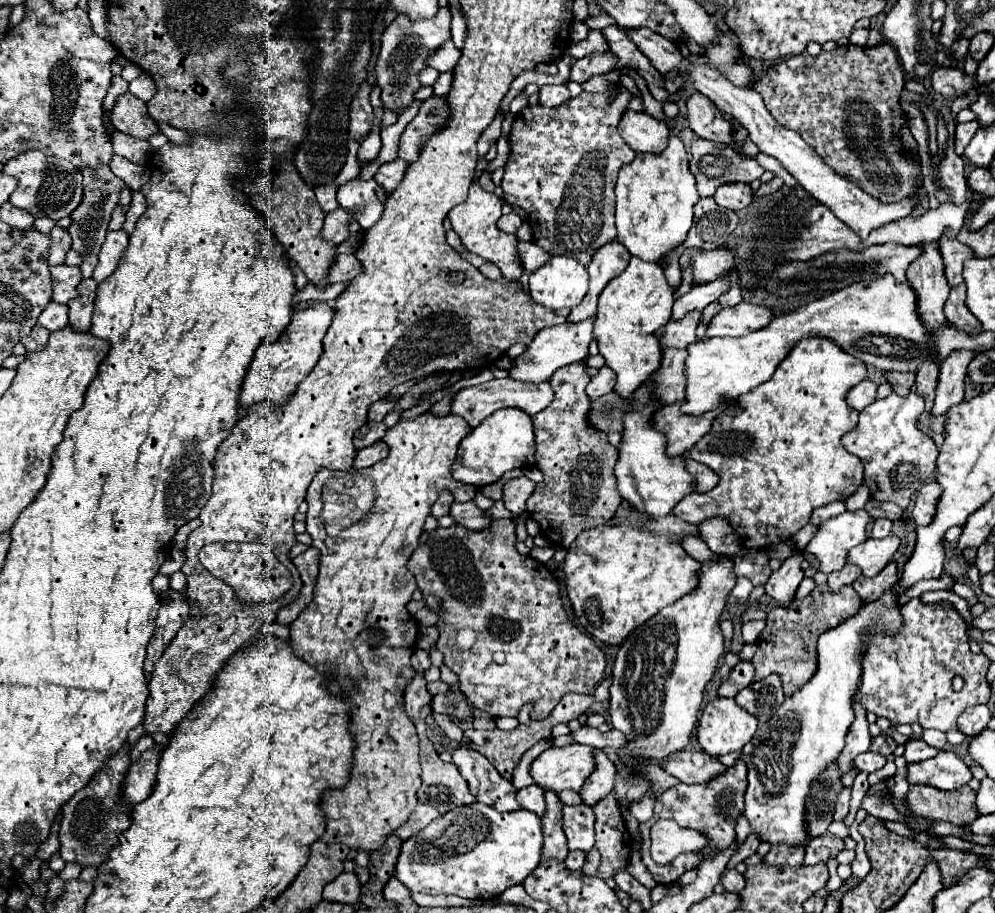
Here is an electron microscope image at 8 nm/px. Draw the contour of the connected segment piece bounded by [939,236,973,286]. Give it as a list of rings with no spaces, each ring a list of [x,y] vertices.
[[[945,236],[943,240],[939,240],[939,250],[945,262],[945,276],[949,280],[949,286],[961,284],[963,282],[963,262],[973,256],[971,248],[959,242],[957,238],[951,240]]]

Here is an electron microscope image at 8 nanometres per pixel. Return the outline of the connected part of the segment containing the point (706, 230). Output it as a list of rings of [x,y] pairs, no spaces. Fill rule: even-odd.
[[[701,198],[695,204],[695,218],[693,226],[683,242],[685,248],[703,248],[715,250],[721,246],[739,224],[739,218],[729,208],[719,208],[713,198]]]

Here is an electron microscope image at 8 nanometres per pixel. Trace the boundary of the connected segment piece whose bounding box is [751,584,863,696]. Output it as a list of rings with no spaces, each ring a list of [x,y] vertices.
[[[827,584],[815,586],[815,590],[803,598],[803,600],[793,600],[787,606],[775,606],[767,614],[767,626],[759,636],[759,648],[753,656],[753,666],[757,670],[755,680],[761,680],[769,676],[771,672],[781,674],[783,680],[783,690],[785,696],[791,696],[795,690],[799,690],[815,672],[817,666],[817,638],[837,626],[841,620],[847,616],[853,616],[861,608],[861,598],[859,594],[851,588],[845,586],[841,592],[831,592]]]

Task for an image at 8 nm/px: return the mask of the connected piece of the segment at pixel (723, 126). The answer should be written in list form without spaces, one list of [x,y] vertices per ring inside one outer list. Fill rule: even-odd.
[[[693,92],[687,98],[687,118],[689,118],[691,130],[699,138],[707,138],[713,142],[725,142],[741,154],[741,148],[731,142],[731,132],[735,126],[727,118],[723,118],[717,106],[701,92]]]

